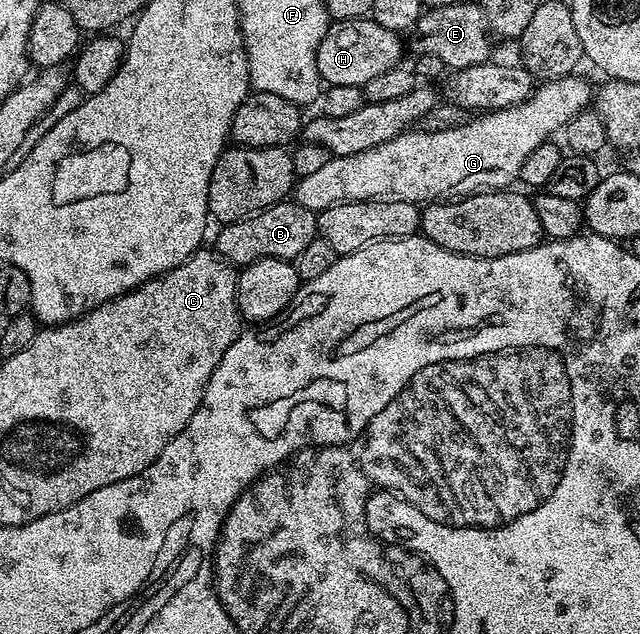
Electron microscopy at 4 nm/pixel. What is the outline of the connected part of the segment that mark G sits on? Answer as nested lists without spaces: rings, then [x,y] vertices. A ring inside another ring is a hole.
[[[573,73],[541,82],[520,104],[477,114],[460,127],[441,132],[409,129],[362,153],[334,155],[311,177],[296,180],[294,202],[319,213],[330,209],[330,205],[363,199],[393,199],[427,205],[474,195],[477,191],[511,188],[519,180],[526,157],[530,157],[538,145],[549,142],[555,131],[557,134],[593,102],[593,84],[578,76]]]

